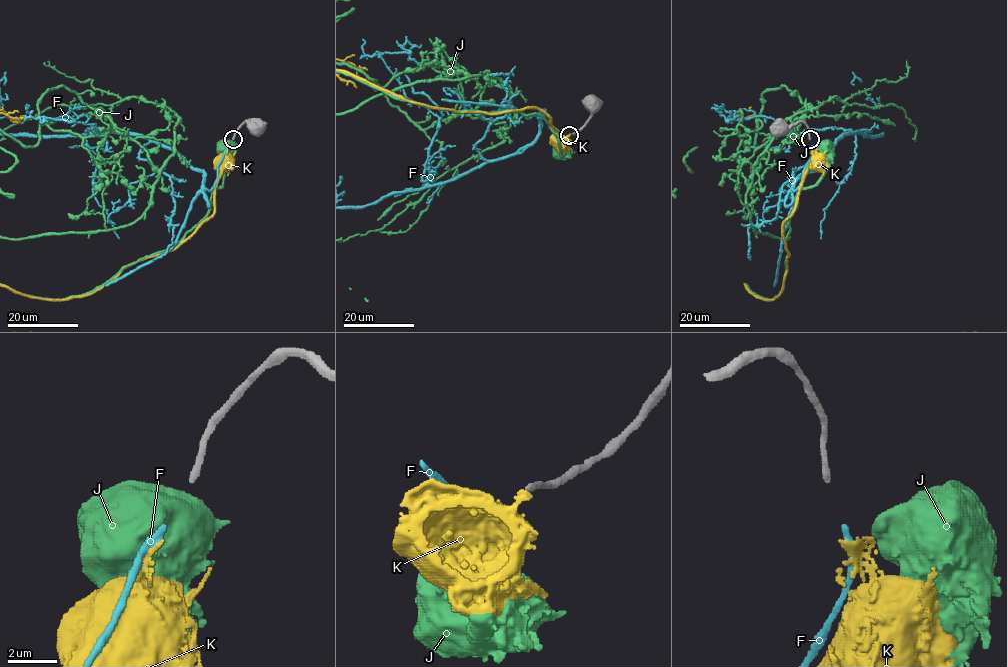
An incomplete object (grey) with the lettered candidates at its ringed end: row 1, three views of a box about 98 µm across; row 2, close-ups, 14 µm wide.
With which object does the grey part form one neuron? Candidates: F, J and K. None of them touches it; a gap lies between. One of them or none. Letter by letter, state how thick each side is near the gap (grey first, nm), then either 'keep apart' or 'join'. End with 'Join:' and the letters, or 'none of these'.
F: calibres 260 and 280 nm; join
J: calibres 260 and 650 nm; keep apart
K: calibres 260 and 280 nm; keep apart
Join: F

